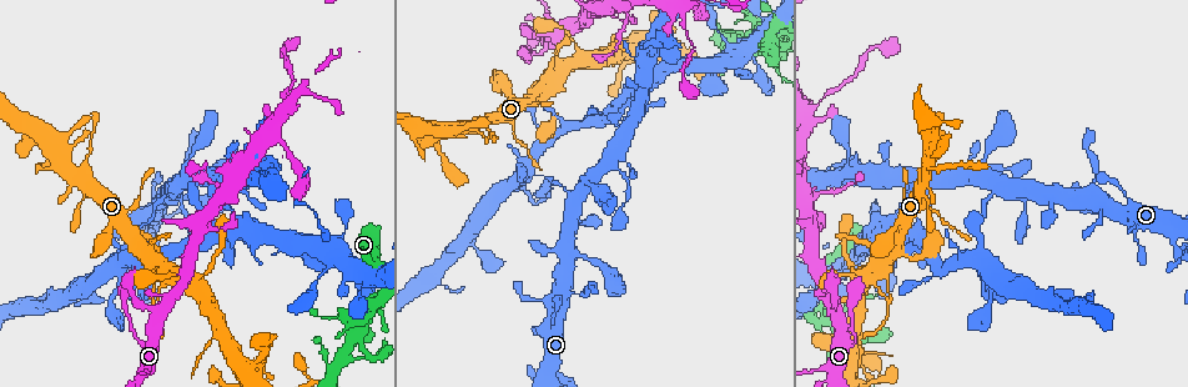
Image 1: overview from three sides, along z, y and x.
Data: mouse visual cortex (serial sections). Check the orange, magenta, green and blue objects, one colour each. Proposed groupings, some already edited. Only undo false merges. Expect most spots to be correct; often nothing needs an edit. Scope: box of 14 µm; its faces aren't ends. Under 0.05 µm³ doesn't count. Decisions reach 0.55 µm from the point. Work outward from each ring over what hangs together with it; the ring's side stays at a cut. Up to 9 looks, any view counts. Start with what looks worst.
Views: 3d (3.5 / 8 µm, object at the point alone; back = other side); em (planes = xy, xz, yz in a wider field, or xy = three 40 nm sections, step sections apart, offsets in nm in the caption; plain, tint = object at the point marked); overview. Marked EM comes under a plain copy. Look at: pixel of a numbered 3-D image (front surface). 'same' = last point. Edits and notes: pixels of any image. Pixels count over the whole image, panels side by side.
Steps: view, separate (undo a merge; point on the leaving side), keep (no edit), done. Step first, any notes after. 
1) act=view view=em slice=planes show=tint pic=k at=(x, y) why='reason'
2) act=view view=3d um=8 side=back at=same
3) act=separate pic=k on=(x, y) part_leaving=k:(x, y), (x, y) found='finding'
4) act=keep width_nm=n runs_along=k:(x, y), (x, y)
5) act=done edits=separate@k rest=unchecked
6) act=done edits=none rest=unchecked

act=view view=3d um=3.5 pic=1 at=(205, 228) why='narrows sharply'

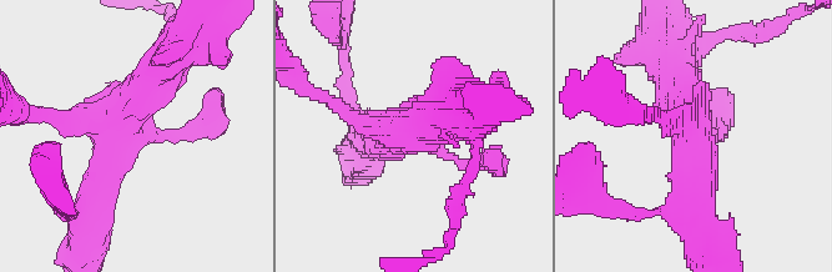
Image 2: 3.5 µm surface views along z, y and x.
act=view view=em slice=xy step=1 show=tint pic=2 at=(696, 133) arms=4 arm_widths_nm=150,200,450,500 why='shape alone is not enough'

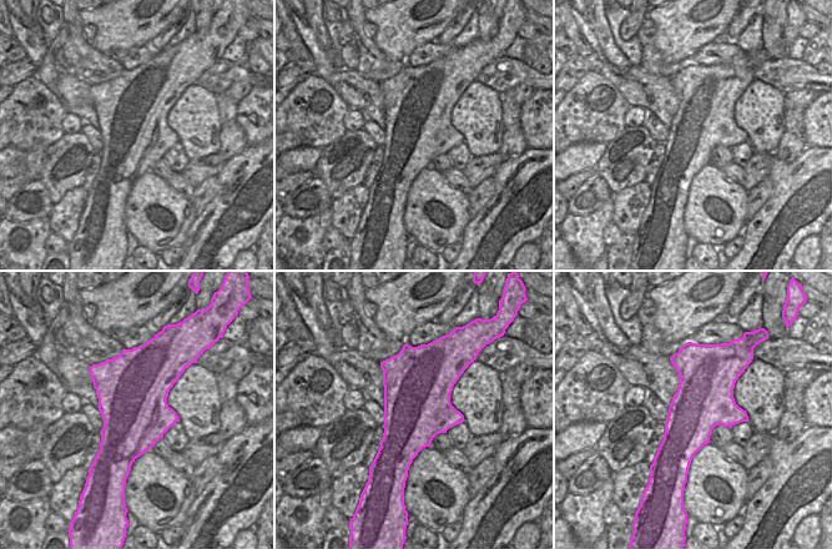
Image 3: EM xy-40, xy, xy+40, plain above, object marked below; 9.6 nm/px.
act=view view=em slice=xy step=3 show=tint at=same

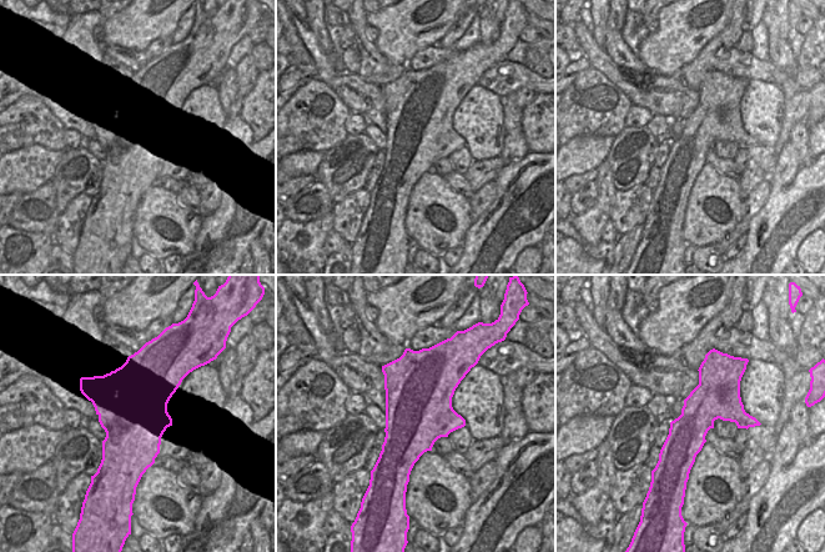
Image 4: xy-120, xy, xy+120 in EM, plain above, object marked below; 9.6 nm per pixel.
act=keep found='continuous, no second cell'

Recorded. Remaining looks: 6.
act=view view=3d um=8 pic=1 at=(224, 208) why='sudden change in width'

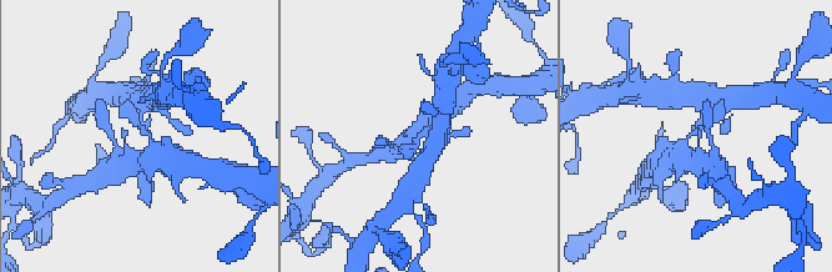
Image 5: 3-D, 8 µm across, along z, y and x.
act=view view=em slice=planes show=tint pic=5 at=(419, 140)

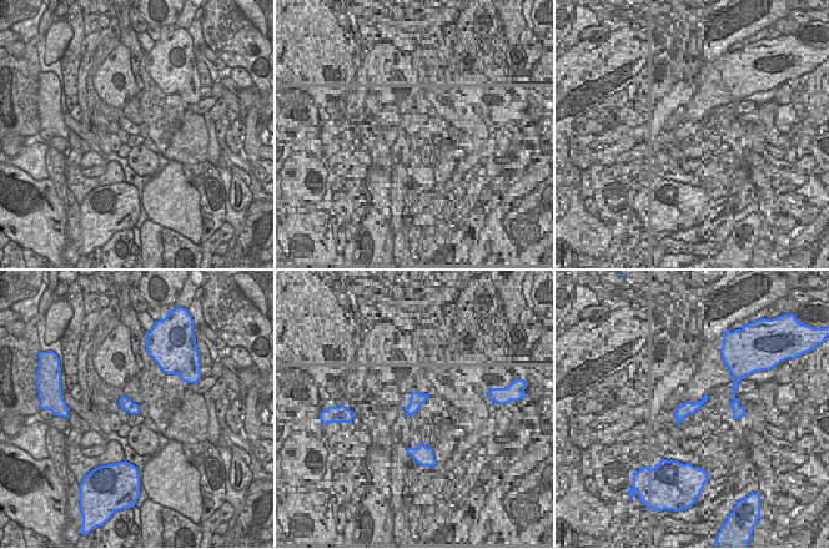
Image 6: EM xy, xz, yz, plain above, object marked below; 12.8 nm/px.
act=keep runs_along=5:(727, 104), (681, 147) found='continuous, no second cell'

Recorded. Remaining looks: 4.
act=view view=3d um=8 pic=1 at=(682, 78)

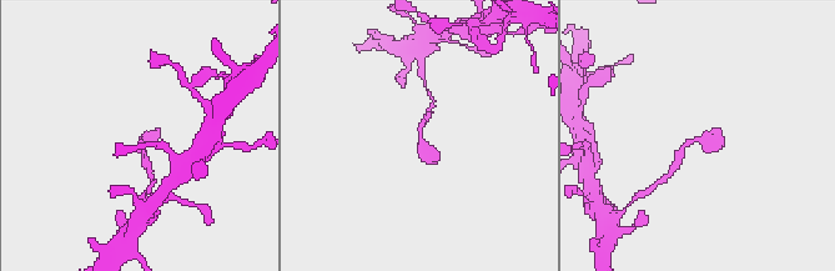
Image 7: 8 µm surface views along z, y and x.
act=view view=em slice=xy step=2 show=tint pic=7 at=(421, 136) arm_widths_nm=200,350

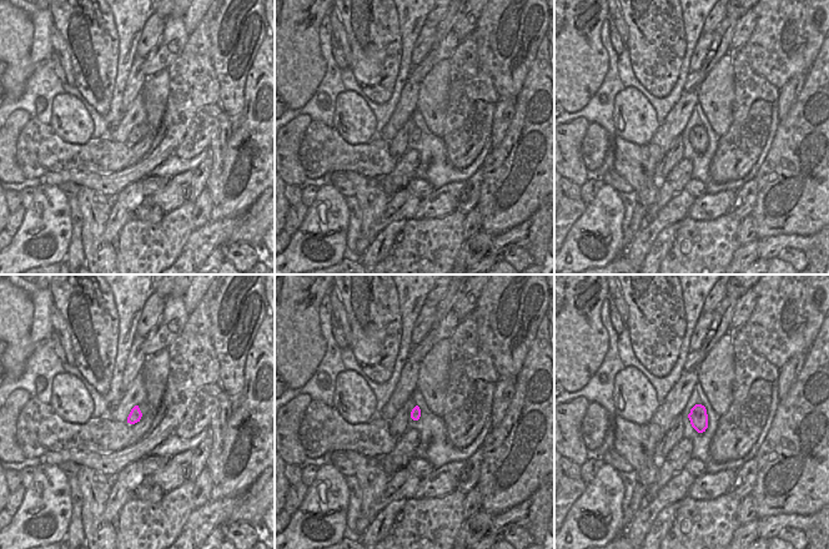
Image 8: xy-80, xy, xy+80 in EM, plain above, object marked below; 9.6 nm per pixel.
act=keep runs_along=7:(675, 166), (693, 139), (724, 142) found='all the same cell'

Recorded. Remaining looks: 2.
act=view view=3d um=3.5 pic=1 at=(852, 305)

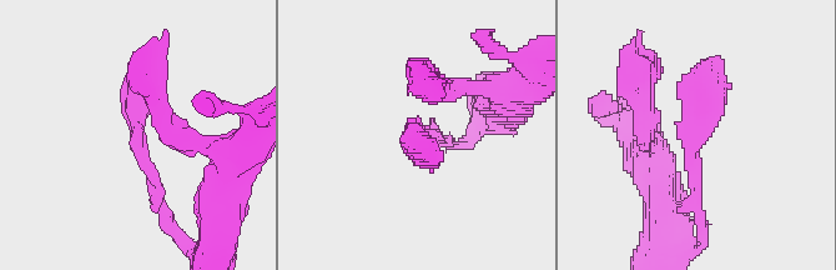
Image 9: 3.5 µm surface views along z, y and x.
act=view view=em slice=xy step=2 show=tint pic=9 at=(142, 144)

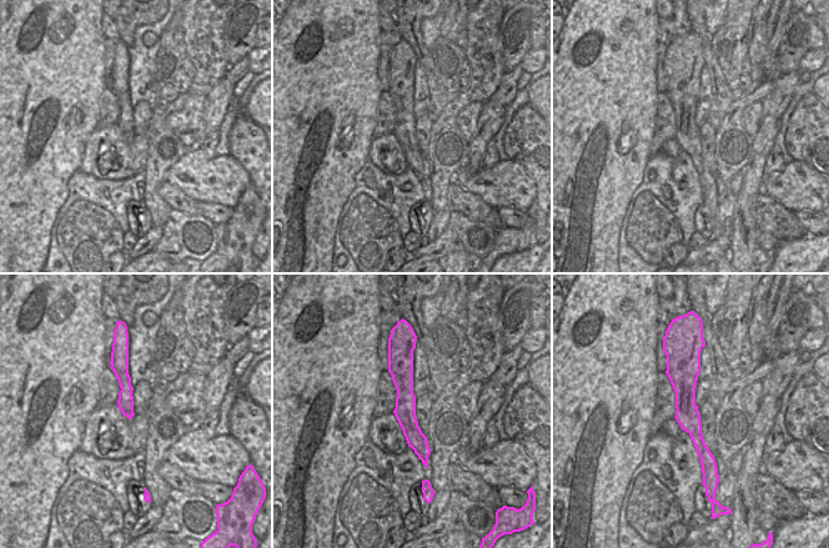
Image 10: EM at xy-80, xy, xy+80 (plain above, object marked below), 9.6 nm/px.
act=keep width_nm=200 runs_along=10:(688, 360), (687, 415), (707, 464) found='continuous, no second cell'

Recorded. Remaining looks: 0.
act=done edits=none rest=unchecked

